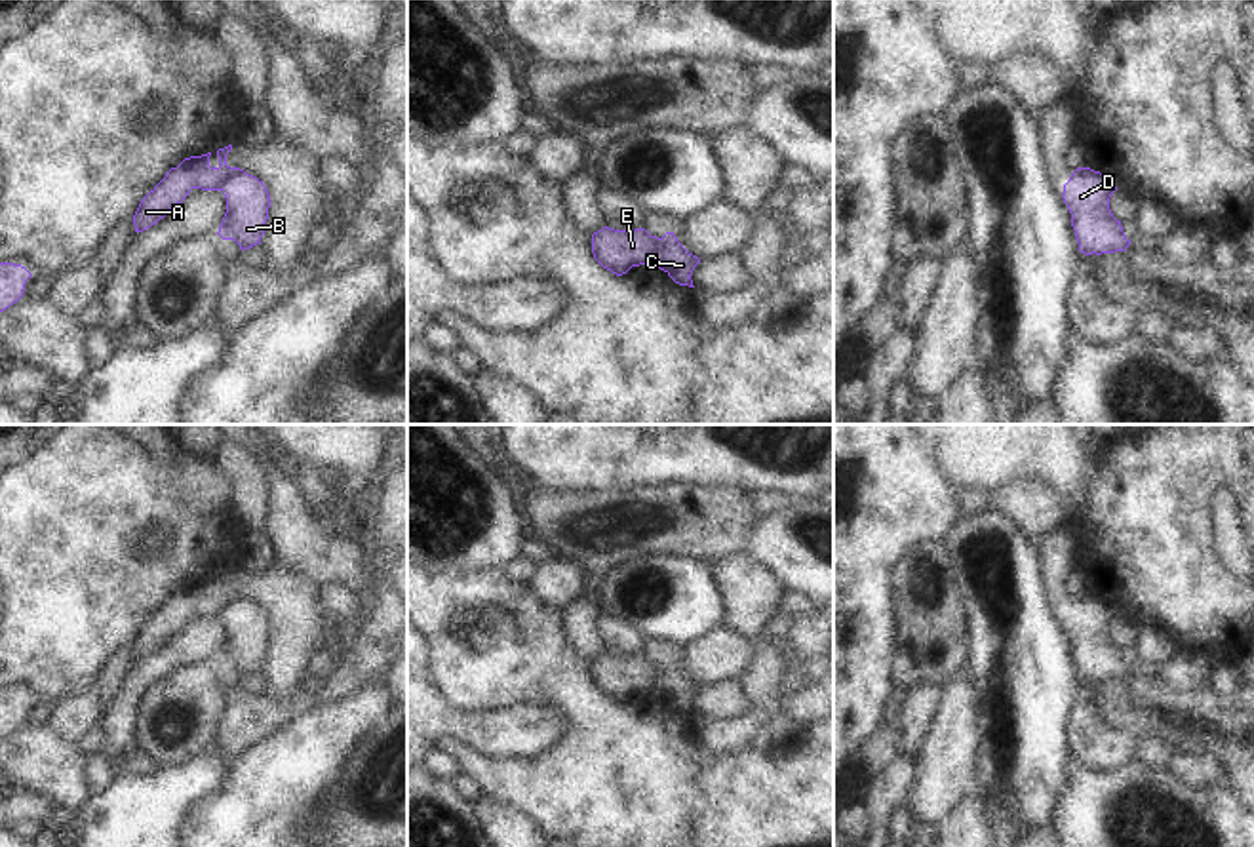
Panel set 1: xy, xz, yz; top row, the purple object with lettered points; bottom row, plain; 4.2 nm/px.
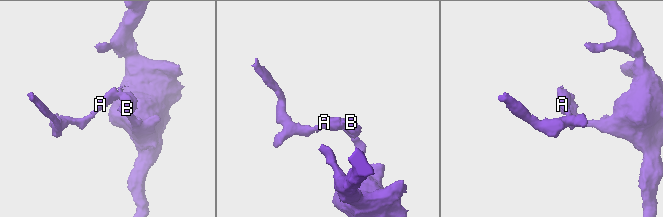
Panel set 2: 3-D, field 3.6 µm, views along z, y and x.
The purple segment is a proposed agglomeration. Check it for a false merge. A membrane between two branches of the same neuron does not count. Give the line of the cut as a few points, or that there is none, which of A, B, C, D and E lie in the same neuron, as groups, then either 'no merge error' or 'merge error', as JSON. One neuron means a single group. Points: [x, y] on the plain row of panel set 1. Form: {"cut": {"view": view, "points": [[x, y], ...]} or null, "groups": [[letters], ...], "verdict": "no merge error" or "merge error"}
{"cut": {"view": "xz", "points": [[661, 665], [651, 688]]}, "groups": [["A", "E"], ["B", "C", "D"]], "verdict": "merge error"}

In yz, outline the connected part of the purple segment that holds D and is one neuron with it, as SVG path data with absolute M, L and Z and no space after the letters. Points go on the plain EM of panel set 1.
M1087 596L1071 600L1064 611L1064 630L1071 640L1071 653L1085 681L1125 678L1130 666L1125 662L1121 647L1109 636L1109 624L1117 613L1100 598Z

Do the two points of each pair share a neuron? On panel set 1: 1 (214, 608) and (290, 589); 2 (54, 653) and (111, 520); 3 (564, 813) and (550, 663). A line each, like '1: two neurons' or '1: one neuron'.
1: one neuron
2: one neuron
3: one neuron

